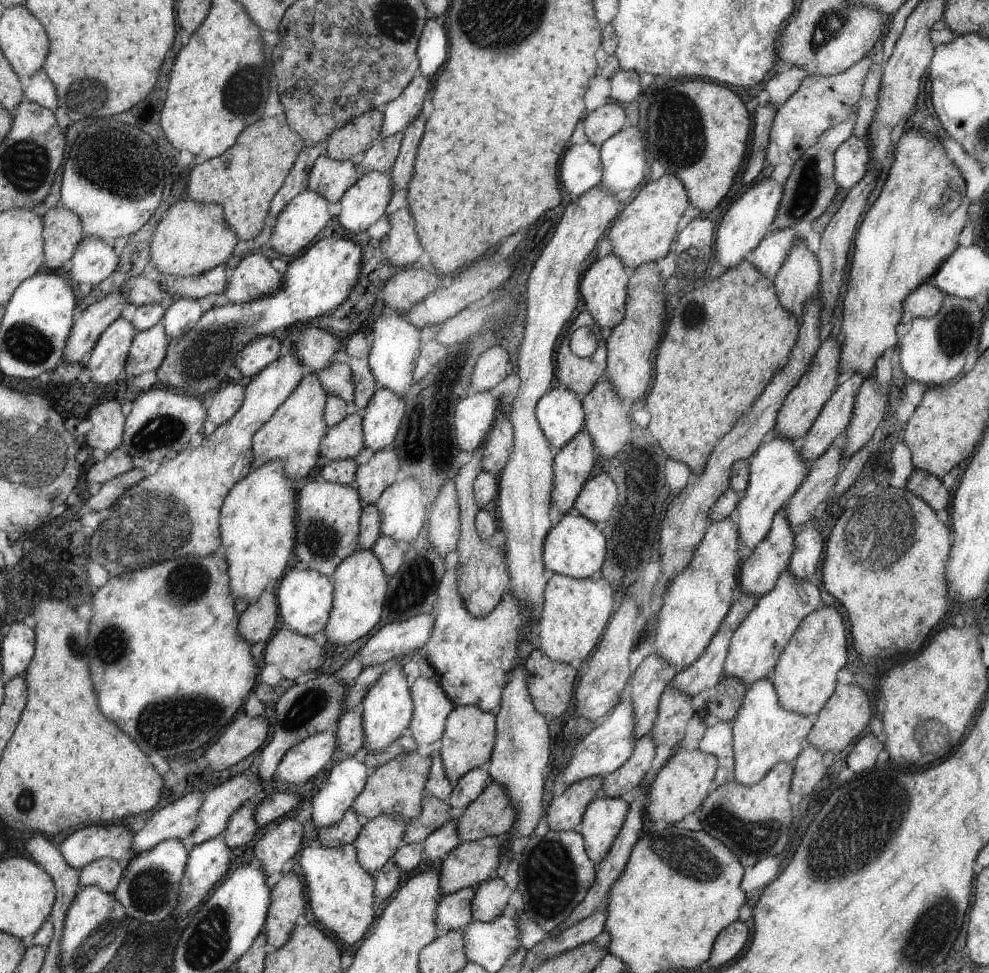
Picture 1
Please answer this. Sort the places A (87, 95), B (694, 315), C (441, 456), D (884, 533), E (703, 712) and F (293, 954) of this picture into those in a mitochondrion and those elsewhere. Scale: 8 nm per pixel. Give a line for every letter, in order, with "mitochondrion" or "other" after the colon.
A: mitochondrion
B: mitochondrion
C: mitochondrion
D: mitochondrion
E: other
F: other

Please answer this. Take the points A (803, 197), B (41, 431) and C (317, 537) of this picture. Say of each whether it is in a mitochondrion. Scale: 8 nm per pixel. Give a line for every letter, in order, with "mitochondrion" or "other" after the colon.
A: mitochondrion
B: mitochondrion
C: mitochondrion

